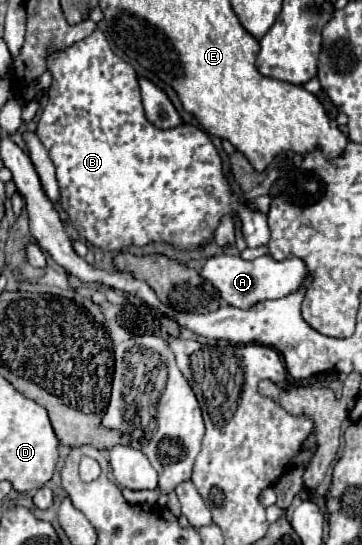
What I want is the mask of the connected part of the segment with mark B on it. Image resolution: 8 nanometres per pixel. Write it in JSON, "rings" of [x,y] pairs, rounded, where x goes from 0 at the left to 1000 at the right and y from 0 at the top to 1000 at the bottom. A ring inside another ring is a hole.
{"rings":[[[265,51],[243,70],[144,99],[133,128],[149,150],[99,246],[155,305],[166,374],[227,437],[298,462],[326,462],[348,451],[403,451],[414,444],[459,444],[492,459],[541,459],[591,440],[613,396],[635,393],[641,400],[663,400],[663,422],[685,455],[740,448],[740,396],[691,371],[663,371],[641,352],[613,290],[575,246],[547,231],[514,228],[436,239],[403,220],[376,128],[309,95],[282,55]]]}

